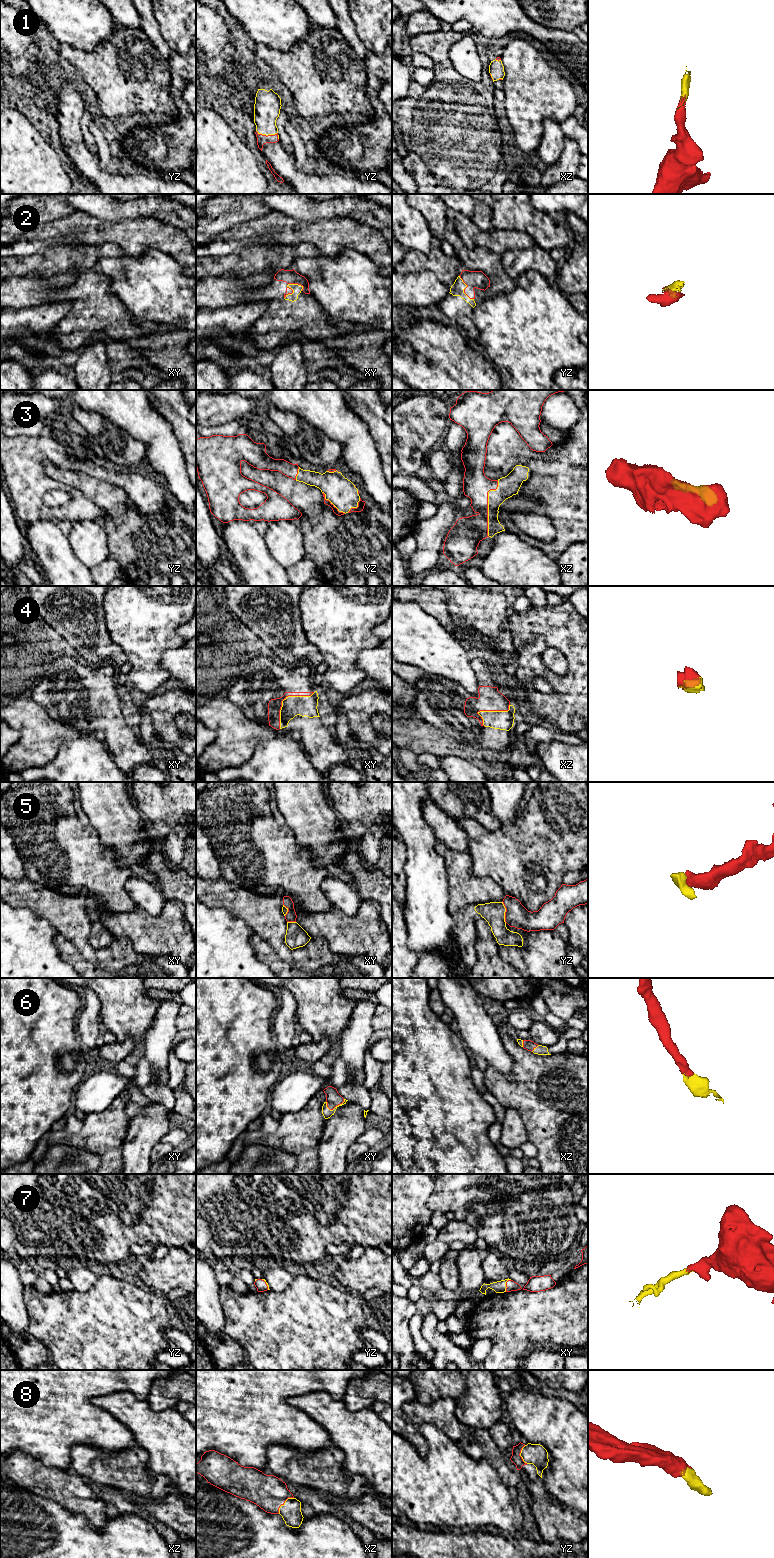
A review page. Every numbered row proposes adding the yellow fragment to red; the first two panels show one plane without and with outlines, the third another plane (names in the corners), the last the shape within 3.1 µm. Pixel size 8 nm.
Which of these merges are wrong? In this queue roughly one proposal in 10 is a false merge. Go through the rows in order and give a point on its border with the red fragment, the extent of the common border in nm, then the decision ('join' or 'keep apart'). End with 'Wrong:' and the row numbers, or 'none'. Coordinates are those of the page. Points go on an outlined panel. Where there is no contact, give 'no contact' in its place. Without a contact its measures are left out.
1: contact yz (269, 135); length 200 nm; join
2: contact yz (465, 288); length 240 nm; join
3: contact xz (487, 506); length 460 nm; join
4: contact xy (284, 698); length 400 nm; join
5: contact yz (505, 912); length 180 nm; join
6: contact xy (335, 1106); length 160 nm; join
7: contact xy (506, 1285); length 110 nm; join
8: contact xz (283, 1503); length 180 nm; join
Wrong: none

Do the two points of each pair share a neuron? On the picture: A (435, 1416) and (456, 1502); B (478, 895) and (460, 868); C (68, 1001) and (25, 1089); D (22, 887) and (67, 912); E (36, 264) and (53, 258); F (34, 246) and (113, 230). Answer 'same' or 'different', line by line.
A: different
B: same
C: same
D: same
E: same
F: same

